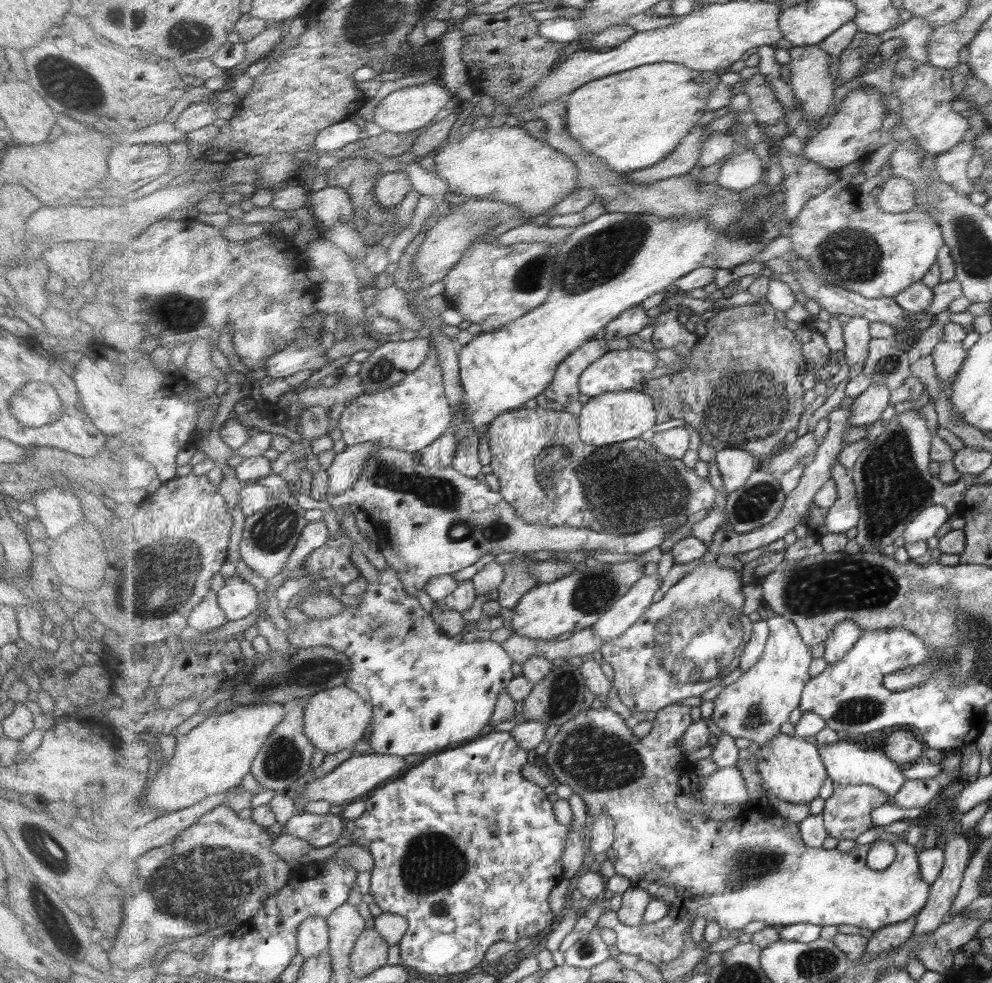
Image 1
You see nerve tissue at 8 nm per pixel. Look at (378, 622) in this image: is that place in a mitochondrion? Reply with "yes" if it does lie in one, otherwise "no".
yes

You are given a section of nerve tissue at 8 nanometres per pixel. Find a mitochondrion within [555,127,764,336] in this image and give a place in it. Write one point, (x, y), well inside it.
(608, 252)

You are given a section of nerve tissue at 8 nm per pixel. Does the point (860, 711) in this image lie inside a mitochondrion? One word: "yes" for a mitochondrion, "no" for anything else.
yes

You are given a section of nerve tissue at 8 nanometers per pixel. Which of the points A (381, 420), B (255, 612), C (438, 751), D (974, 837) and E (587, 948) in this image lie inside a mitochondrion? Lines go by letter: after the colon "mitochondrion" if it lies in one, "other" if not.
A: other
B: other
C: other
D: other
E: mitochondrion

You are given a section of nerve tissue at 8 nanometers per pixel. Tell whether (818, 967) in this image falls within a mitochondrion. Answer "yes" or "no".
yes

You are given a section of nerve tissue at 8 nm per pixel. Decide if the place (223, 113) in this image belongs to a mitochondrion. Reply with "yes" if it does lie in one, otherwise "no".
no

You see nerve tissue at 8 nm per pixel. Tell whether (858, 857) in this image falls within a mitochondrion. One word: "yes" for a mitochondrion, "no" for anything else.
no

